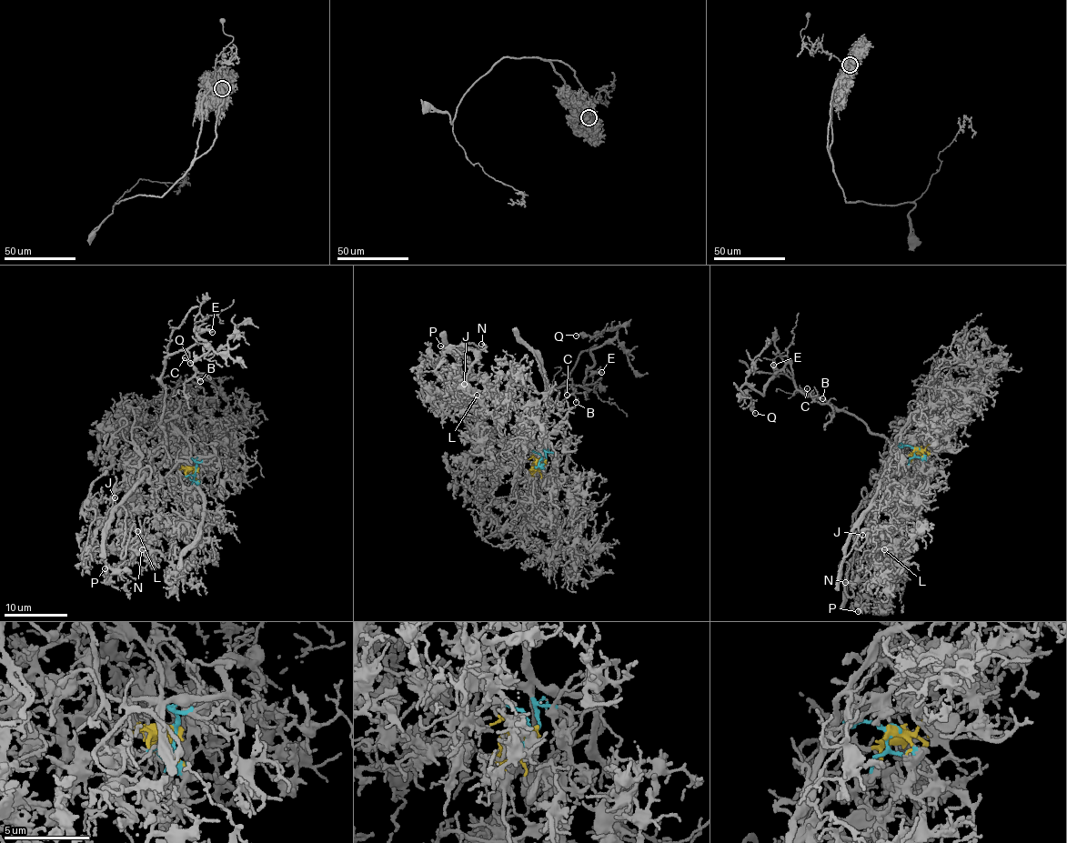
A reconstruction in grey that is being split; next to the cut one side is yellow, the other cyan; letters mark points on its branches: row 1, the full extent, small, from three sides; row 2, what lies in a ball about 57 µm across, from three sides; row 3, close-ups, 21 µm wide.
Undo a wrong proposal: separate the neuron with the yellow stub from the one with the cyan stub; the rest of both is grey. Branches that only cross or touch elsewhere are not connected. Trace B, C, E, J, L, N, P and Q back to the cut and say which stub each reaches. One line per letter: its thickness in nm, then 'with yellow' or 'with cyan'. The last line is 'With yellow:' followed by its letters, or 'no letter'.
B: calibre 180 nm; with cyan
C: calibre 110 nm; with cyan
E: calibre 190 nm; with cyan
J: calibre 130 nm; with yellow
L: calibre 120 nm; with yellow
N: calibre 140 nm; with yellow
P: calibre 120 nm; with yellow
Q: calibre 160 nm; with cyan
With yellow: J, L, N, P

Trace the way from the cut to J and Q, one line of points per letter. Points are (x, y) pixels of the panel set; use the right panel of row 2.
J: (914, 450), (913, 470), (908, 481), (862, 535)
Q: (914, 450), (892, 453), (883, 436), (796, 386), (788, 364), (764, 393), (740, 389), (755, 414)

